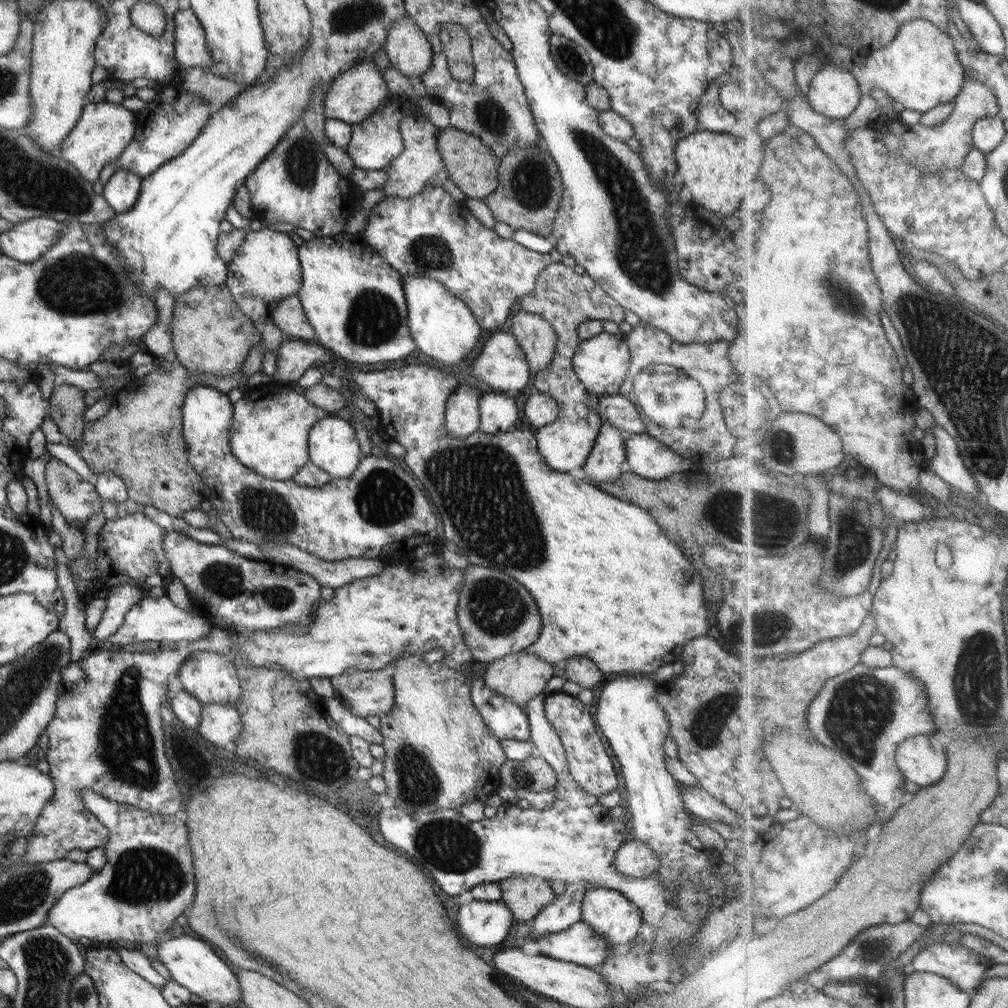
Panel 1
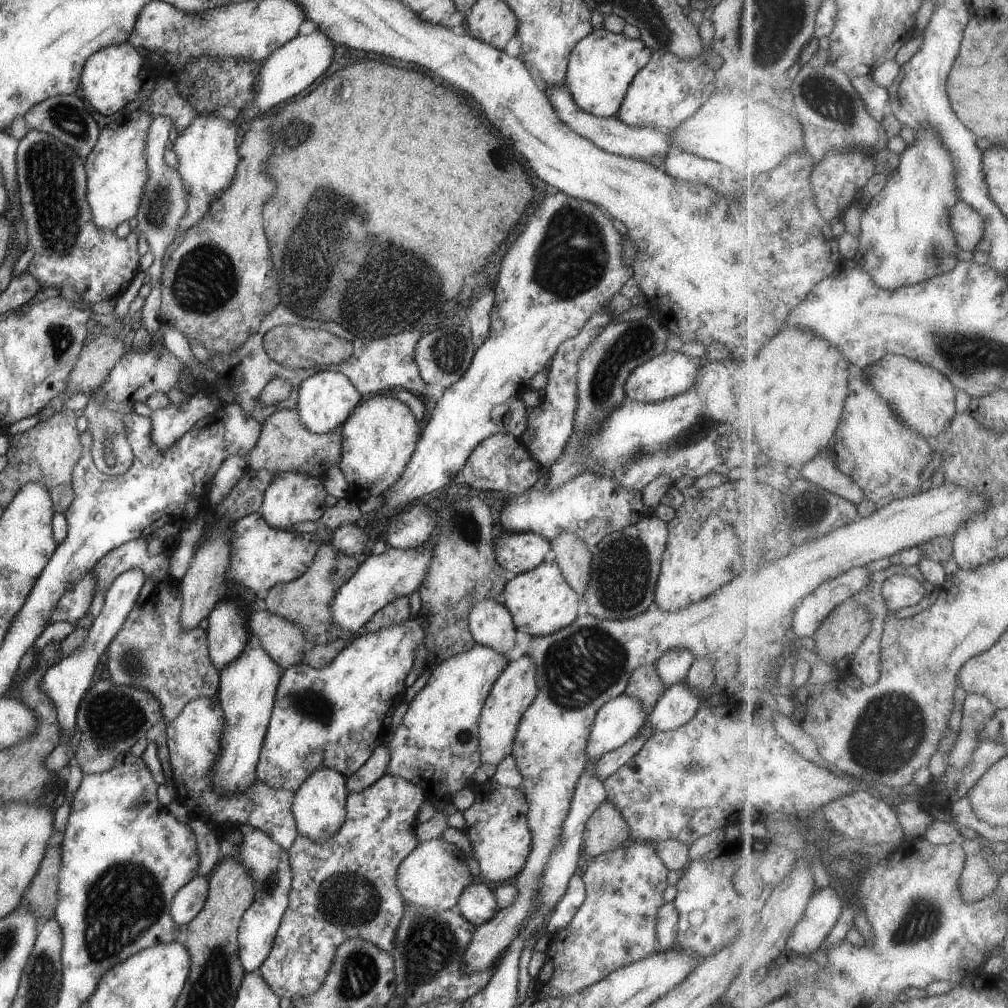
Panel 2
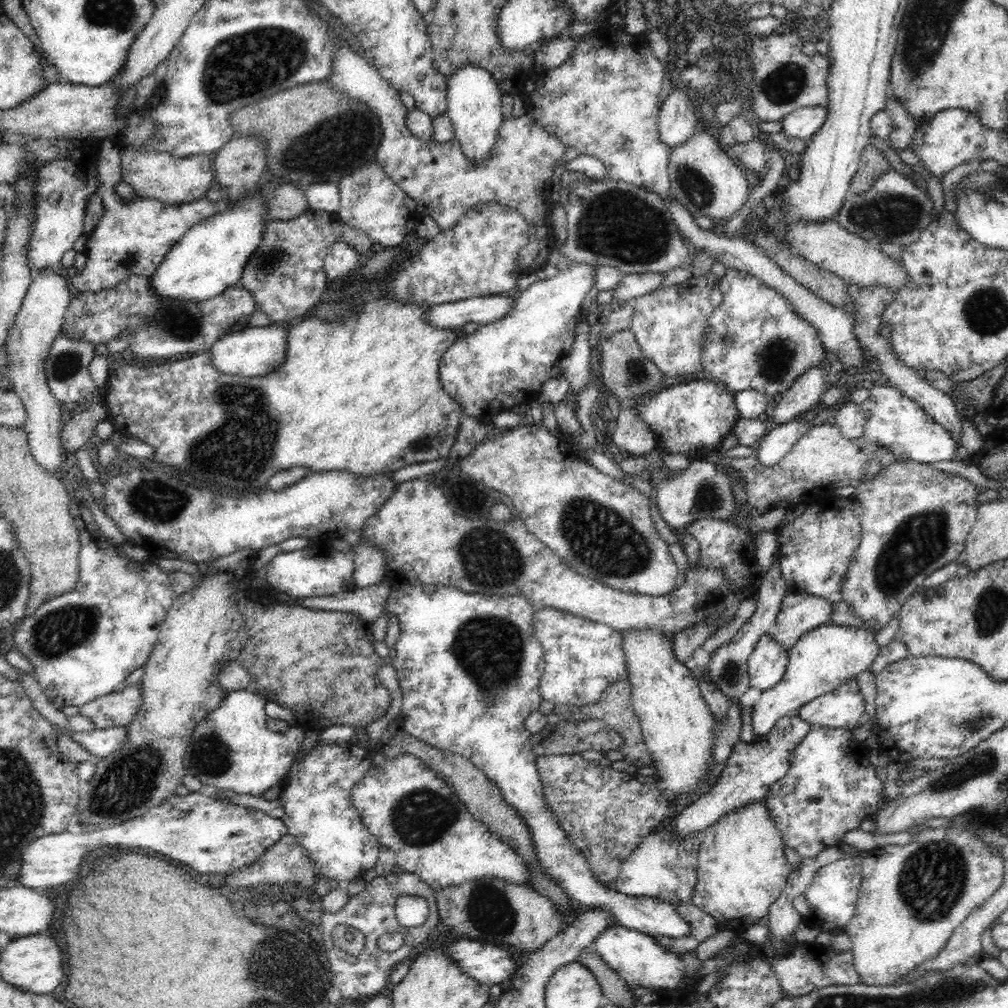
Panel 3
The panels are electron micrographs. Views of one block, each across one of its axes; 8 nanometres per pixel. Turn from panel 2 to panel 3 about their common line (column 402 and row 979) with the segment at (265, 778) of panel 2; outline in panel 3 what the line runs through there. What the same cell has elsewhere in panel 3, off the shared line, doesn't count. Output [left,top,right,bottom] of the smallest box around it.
[592,926,703,994]

